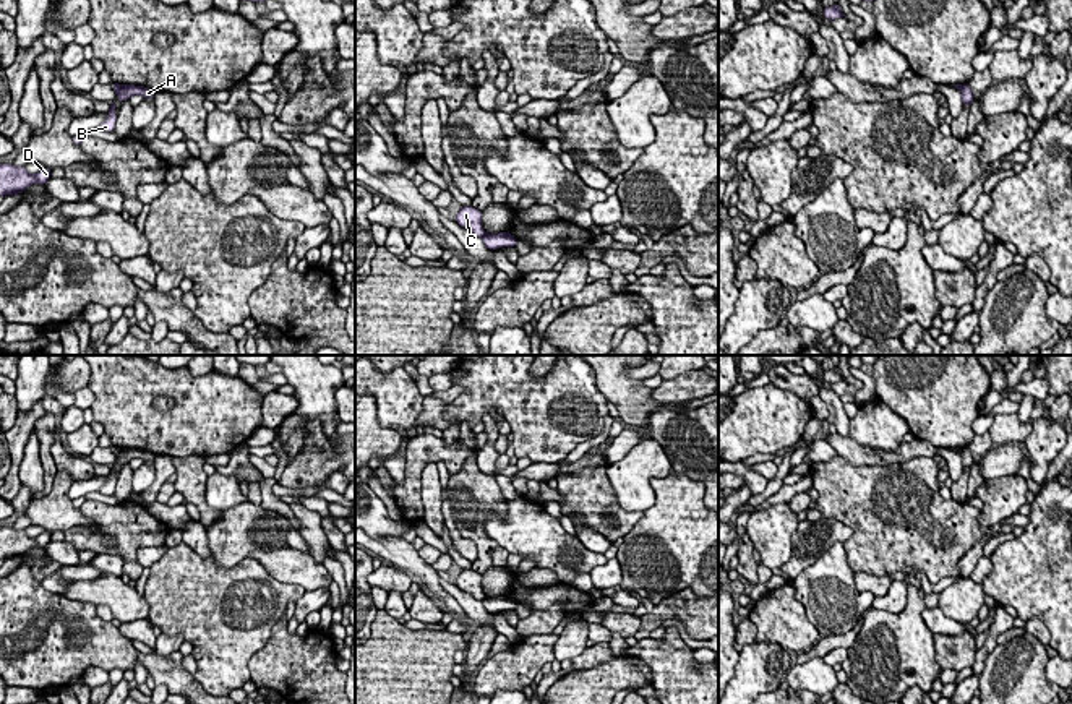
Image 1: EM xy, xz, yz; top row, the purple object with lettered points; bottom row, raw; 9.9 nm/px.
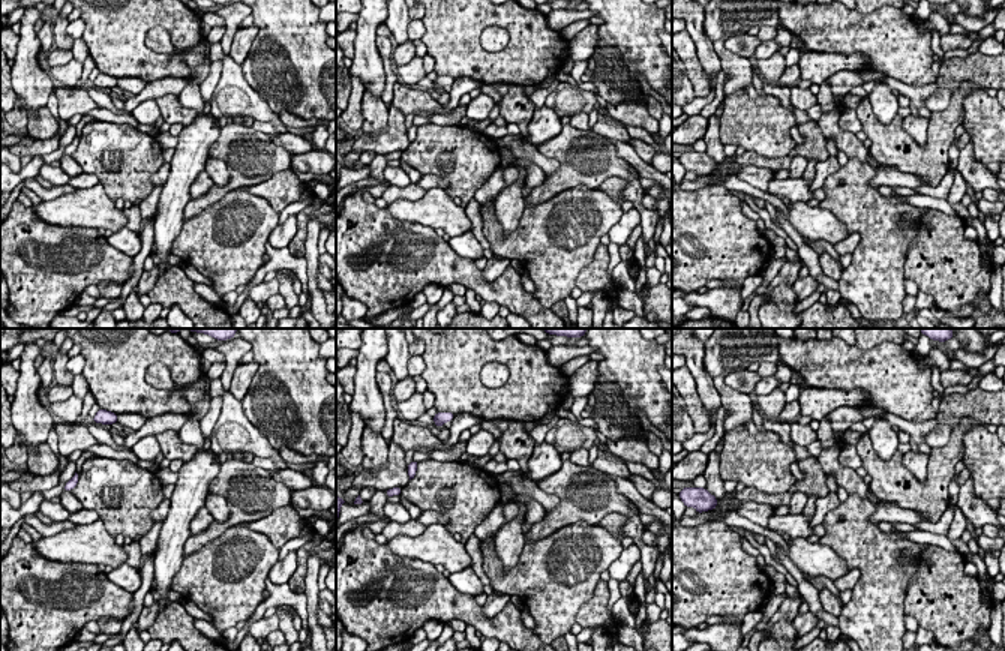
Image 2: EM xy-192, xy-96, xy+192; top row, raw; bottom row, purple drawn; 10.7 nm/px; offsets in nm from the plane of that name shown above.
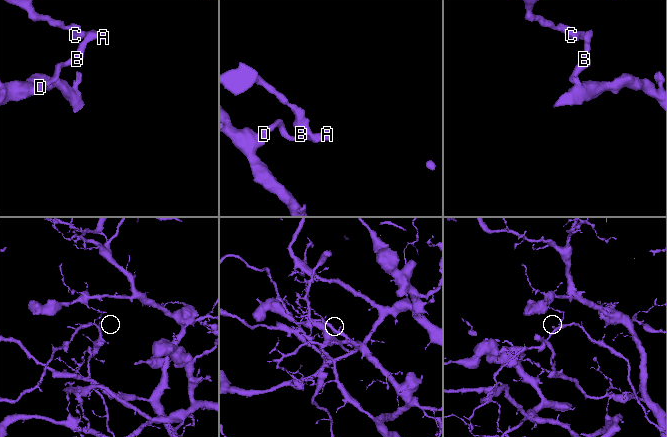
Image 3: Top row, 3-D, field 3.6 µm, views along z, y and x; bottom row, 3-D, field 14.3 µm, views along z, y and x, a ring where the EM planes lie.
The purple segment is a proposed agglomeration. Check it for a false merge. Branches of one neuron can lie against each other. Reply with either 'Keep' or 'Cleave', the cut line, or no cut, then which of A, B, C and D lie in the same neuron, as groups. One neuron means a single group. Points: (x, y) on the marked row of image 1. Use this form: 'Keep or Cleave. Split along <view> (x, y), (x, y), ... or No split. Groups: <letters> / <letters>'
Cleave. Split along xz (487, 234), (482, 237). Groups: A B D / C

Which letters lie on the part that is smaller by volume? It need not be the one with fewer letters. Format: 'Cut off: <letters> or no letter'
Cut off: A, B, D

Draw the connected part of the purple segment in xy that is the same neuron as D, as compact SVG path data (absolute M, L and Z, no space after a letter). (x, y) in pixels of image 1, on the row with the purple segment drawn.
M0 164L0 196L23 193L32 183L45 185L50 172L52 169L45 167L36 175L31 175L24 167Z

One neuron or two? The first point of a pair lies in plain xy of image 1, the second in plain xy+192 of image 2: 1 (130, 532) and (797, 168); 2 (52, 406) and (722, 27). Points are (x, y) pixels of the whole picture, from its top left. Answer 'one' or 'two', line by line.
1: two
2: two

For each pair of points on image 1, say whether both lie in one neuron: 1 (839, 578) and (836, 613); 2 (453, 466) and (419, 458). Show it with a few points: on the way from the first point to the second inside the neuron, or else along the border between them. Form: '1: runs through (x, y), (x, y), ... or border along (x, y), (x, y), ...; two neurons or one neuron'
1: runs through (836, 586), (836, 605); one neuron
2: runs through (445, 458), (427, 456); one neuron

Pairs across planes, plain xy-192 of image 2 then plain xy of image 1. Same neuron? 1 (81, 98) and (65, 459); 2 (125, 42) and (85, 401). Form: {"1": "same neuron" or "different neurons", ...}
{"1": "same neuron", "2": "different neurons"}

